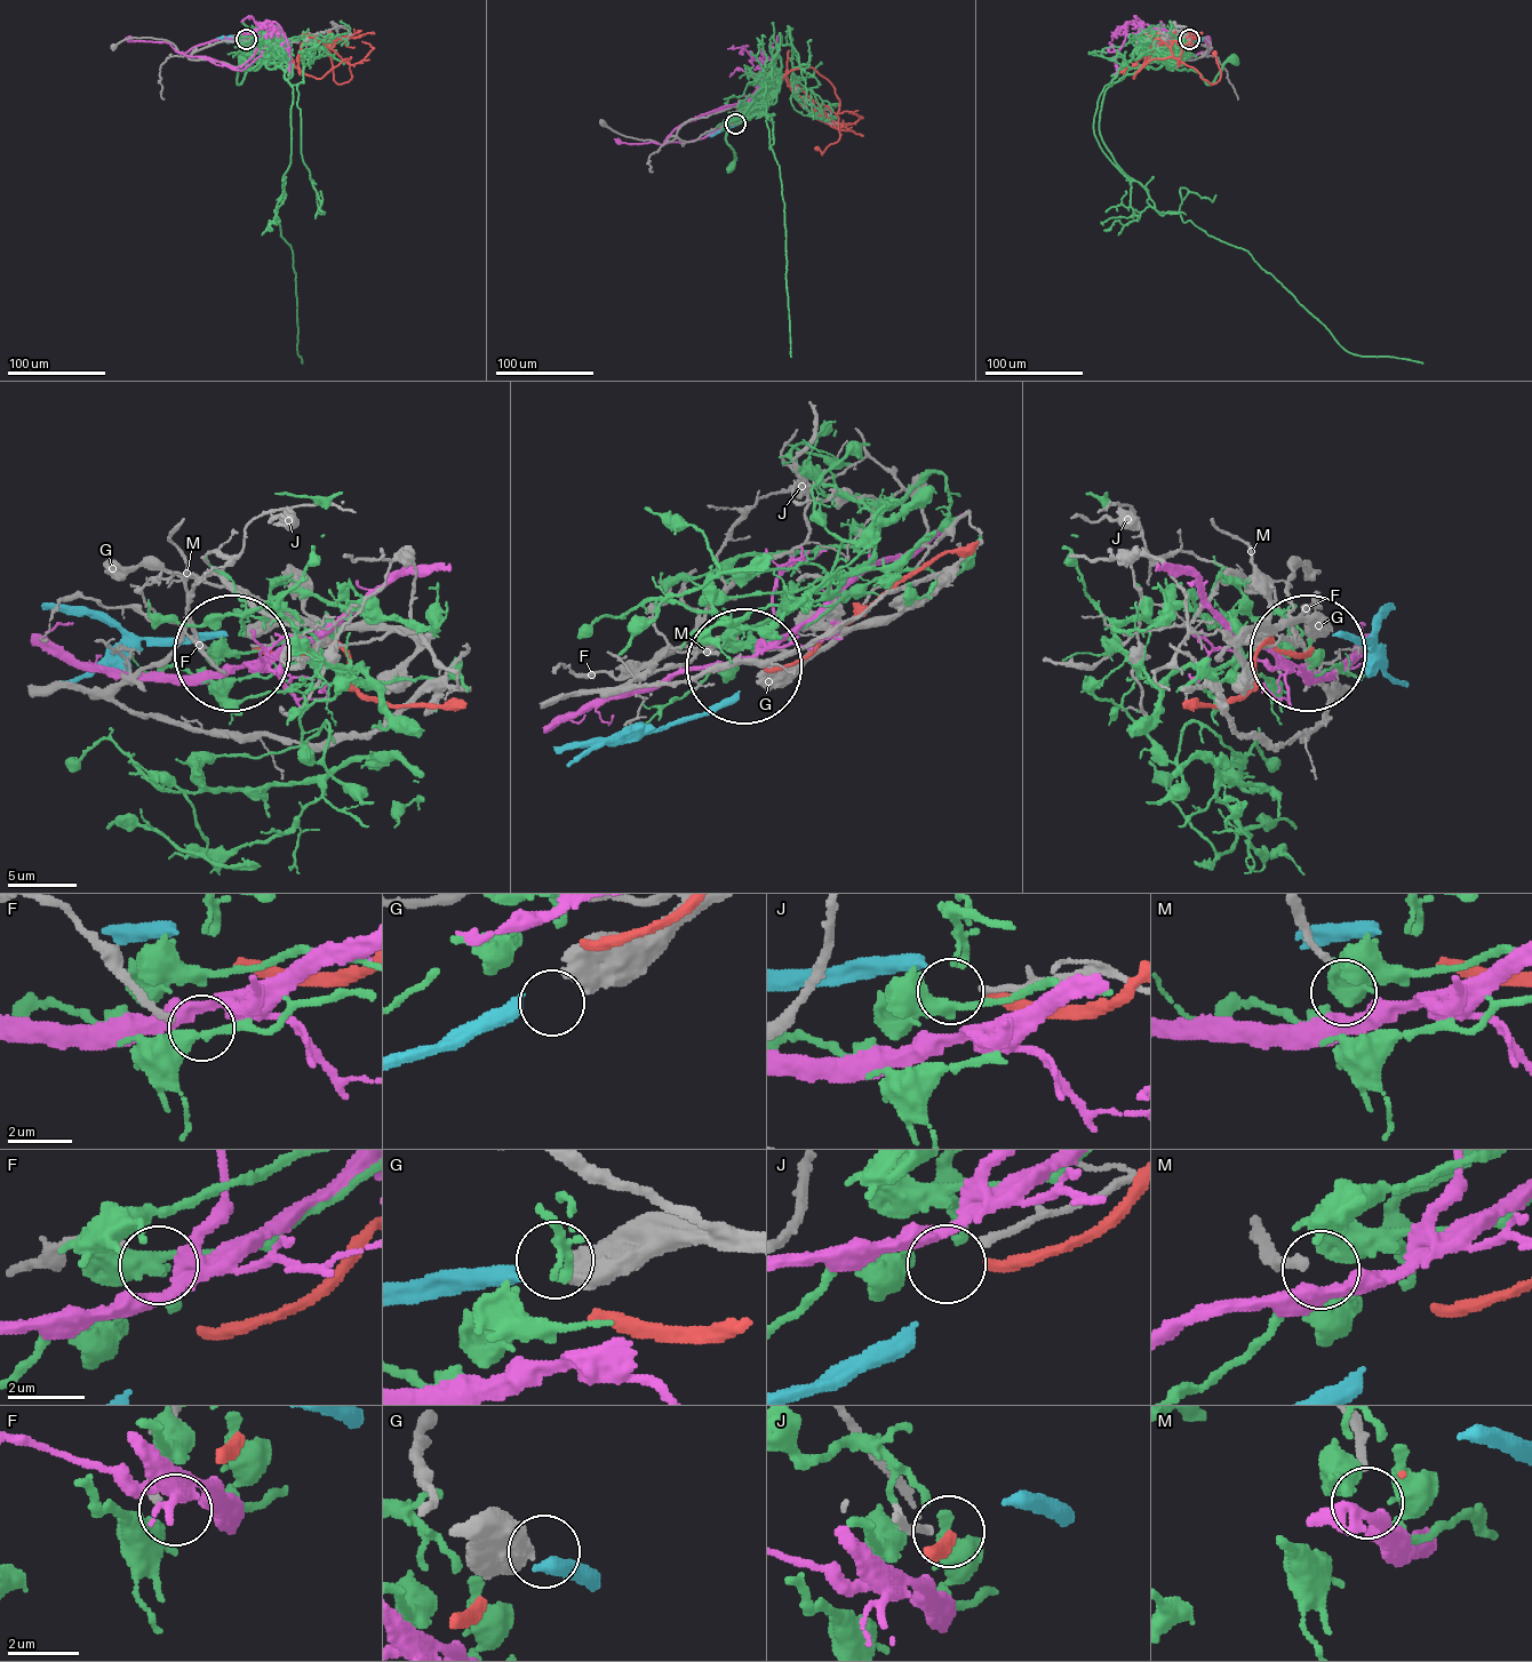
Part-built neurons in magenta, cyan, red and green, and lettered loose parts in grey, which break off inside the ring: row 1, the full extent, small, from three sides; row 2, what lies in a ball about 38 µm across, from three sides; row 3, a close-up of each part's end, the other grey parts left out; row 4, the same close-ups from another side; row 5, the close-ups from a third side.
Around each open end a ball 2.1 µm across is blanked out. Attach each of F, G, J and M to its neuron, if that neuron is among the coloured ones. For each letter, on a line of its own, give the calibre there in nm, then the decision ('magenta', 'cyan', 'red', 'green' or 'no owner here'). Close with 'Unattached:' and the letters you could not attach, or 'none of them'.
F: calibre 240 nm; no owner here
G: calibre 700 nm; cyan
J: calibre 200 nm; no owner here
M: calibre 220 nm; magenta
Unattached: F, J

